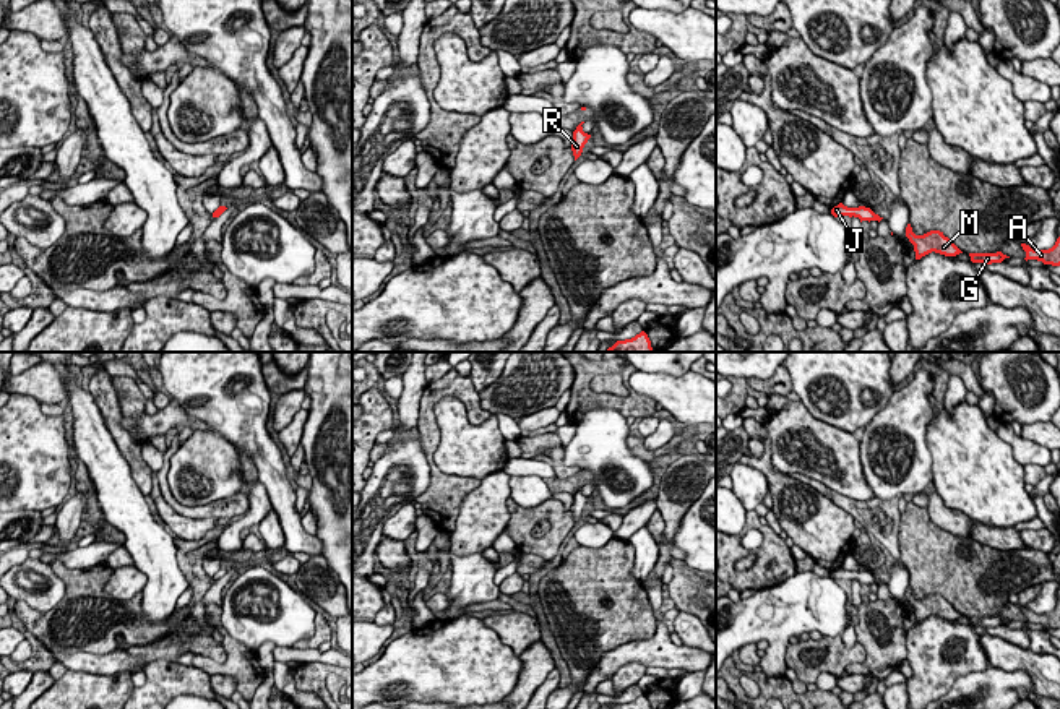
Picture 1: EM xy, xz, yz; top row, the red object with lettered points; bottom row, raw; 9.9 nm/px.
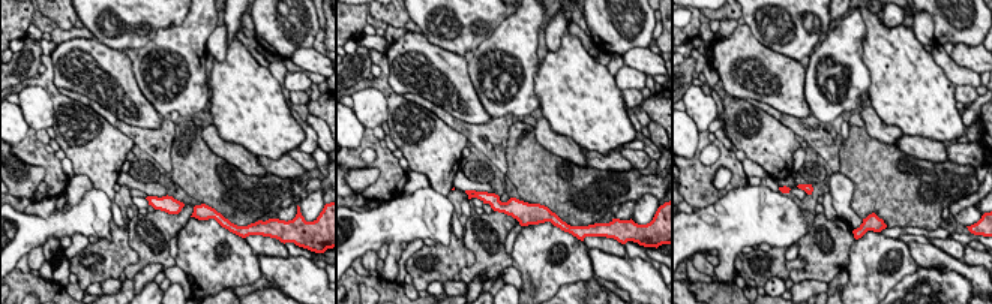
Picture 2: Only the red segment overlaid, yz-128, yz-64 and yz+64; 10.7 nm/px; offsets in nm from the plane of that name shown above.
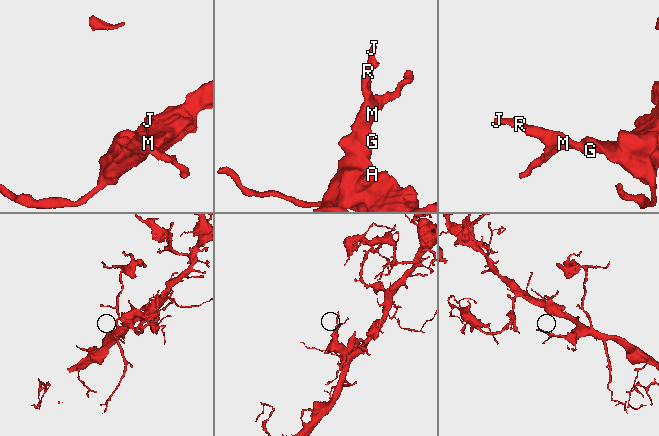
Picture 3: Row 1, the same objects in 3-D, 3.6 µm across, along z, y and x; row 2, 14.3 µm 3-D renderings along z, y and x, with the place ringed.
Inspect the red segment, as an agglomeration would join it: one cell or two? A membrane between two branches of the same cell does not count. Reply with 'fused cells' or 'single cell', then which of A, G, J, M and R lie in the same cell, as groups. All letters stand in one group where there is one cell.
single cell; A G J M R

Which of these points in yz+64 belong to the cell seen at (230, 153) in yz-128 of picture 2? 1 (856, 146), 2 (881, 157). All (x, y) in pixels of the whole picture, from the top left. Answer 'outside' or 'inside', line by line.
1: outside
2: outside

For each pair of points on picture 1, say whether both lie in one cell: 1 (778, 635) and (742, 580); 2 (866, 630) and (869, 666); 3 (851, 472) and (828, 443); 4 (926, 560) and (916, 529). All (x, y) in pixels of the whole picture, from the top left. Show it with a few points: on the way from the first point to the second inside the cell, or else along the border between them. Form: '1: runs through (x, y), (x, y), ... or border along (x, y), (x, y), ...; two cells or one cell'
1: border along (791, 575), (757, 591); two cells
2: runs through (872, 638), (872, 657); one cell
3: runs through (844, 466), (833, 455), (833, 450); one cell
4: runs through (926, 552), (919, 537); one cell

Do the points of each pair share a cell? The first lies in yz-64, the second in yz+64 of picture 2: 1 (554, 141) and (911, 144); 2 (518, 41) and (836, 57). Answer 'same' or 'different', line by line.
1: different
2: same

